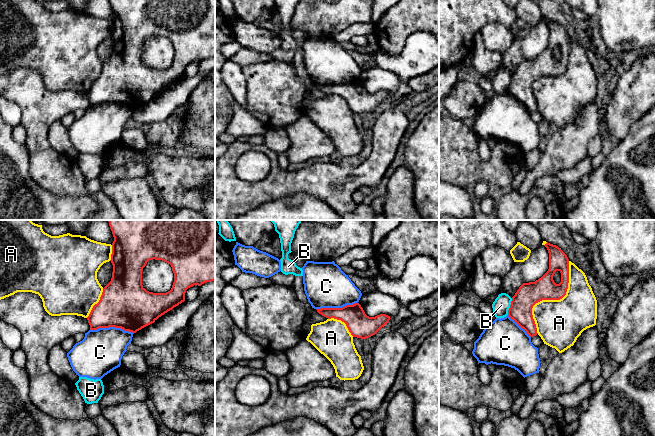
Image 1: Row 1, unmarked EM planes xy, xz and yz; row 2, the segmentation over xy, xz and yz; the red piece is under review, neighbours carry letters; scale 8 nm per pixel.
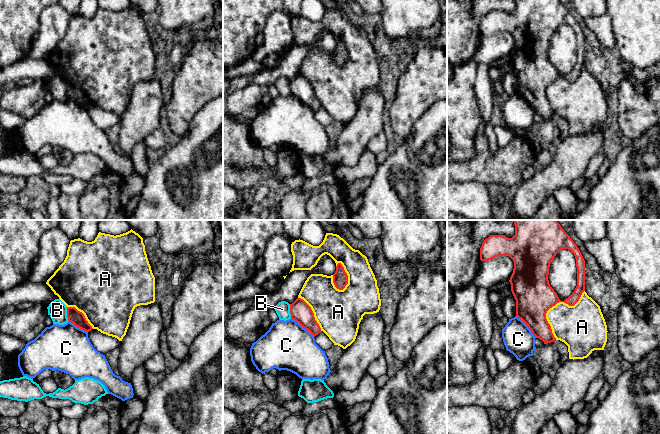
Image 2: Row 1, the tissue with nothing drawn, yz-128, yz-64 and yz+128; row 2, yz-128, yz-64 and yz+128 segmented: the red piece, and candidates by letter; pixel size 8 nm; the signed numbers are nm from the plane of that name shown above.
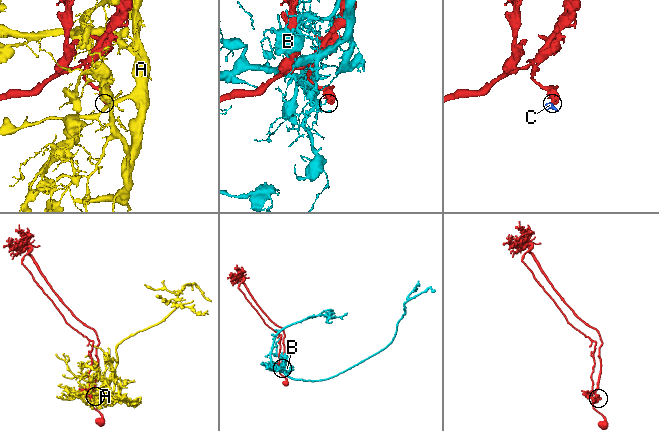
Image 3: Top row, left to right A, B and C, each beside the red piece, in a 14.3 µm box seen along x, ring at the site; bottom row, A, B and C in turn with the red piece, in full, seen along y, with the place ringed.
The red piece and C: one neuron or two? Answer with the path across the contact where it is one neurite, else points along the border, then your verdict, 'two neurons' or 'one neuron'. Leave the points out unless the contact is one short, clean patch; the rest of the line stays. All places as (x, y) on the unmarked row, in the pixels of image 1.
border xy (90, 104), (120, 103), (133, 109); two neurons

